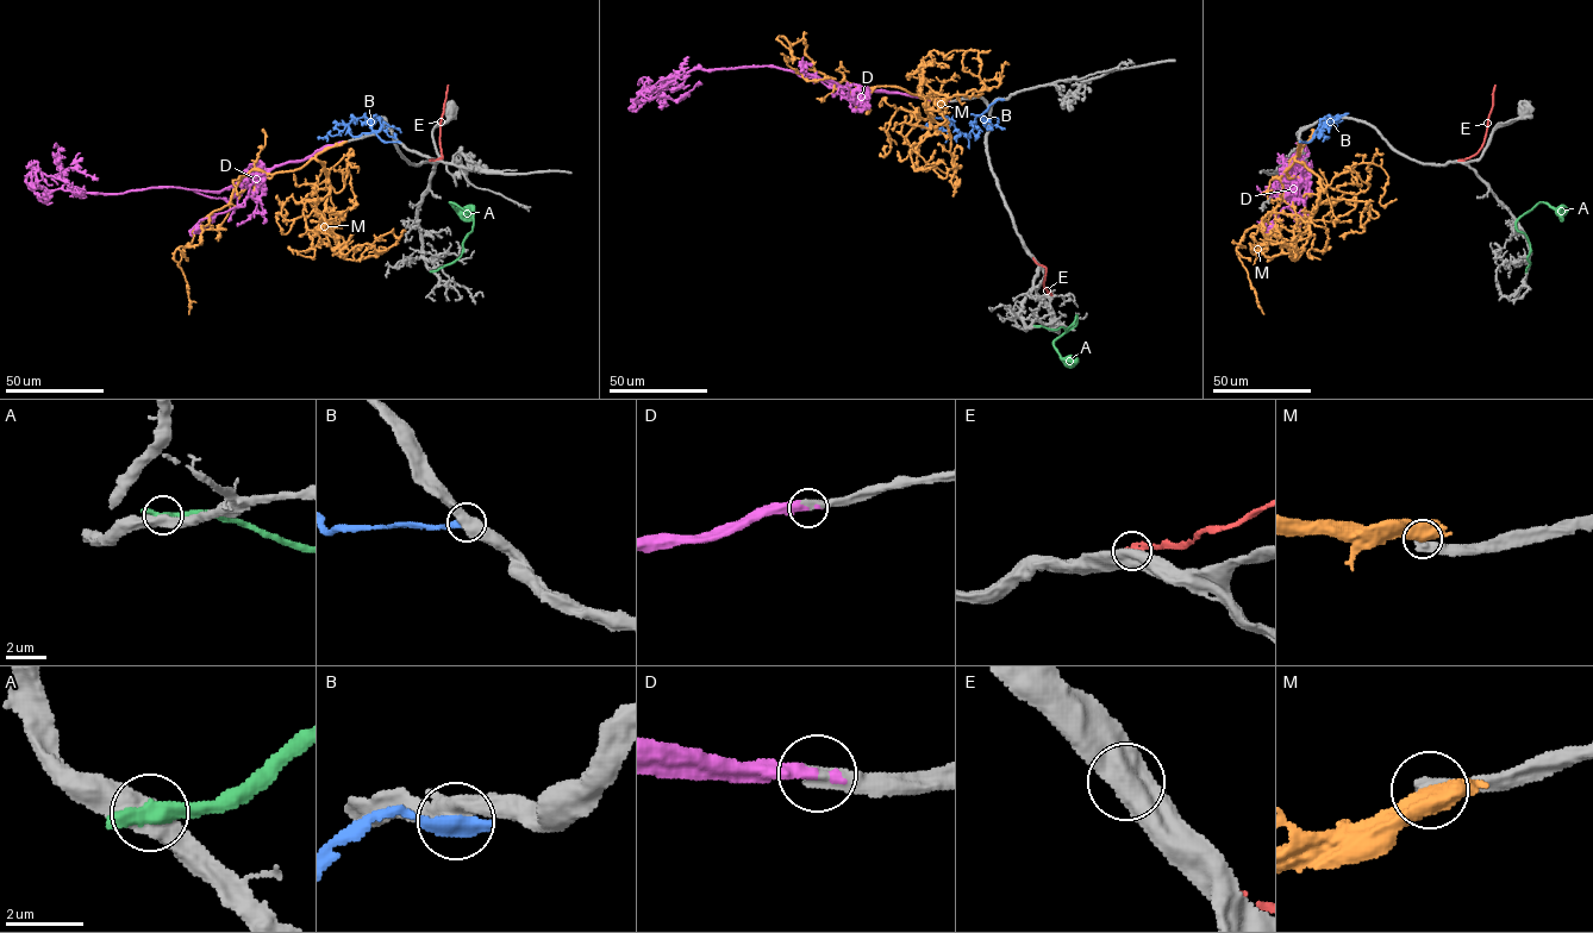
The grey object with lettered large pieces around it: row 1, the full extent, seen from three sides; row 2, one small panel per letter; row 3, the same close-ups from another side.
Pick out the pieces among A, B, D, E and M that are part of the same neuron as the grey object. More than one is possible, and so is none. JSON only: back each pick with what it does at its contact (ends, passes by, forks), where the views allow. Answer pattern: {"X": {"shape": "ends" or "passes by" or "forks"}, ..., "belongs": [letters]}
{"D": {"shape": "ends"}, "belongs": ["D"]}

